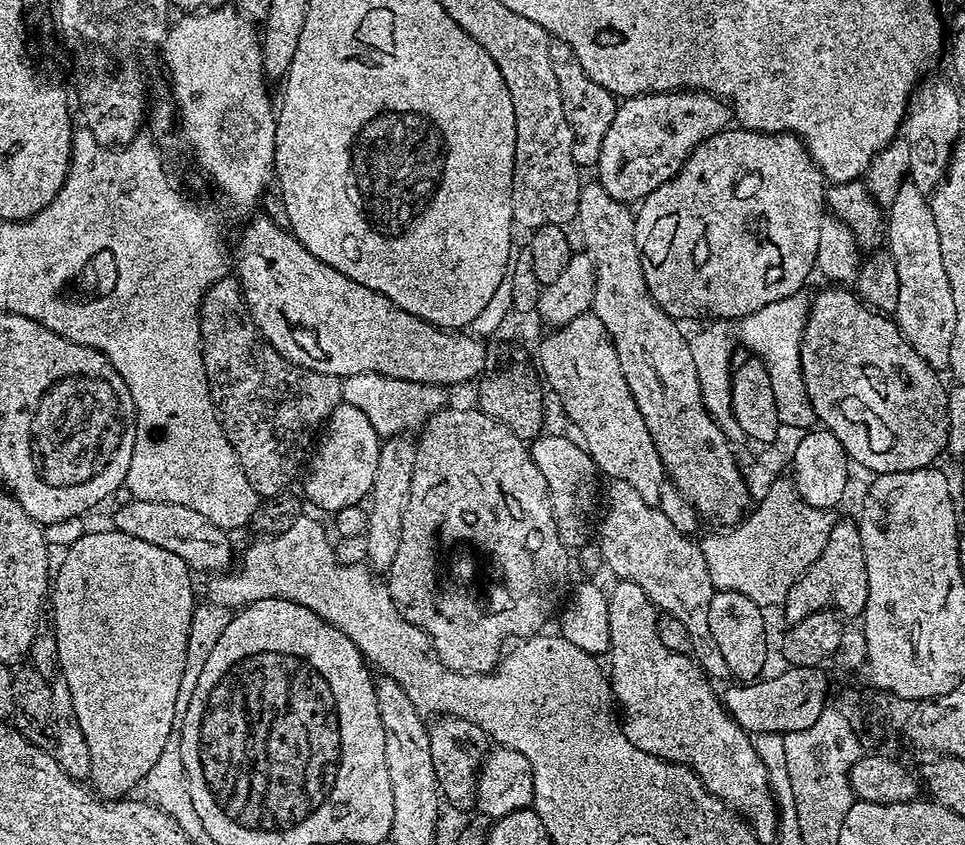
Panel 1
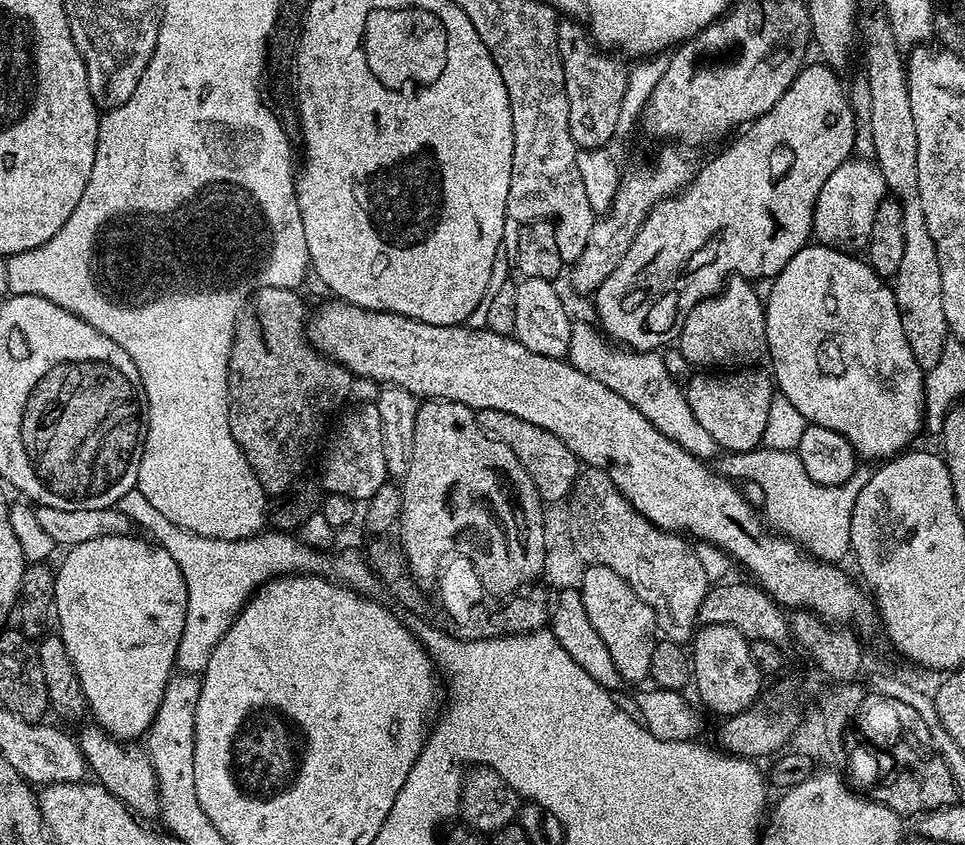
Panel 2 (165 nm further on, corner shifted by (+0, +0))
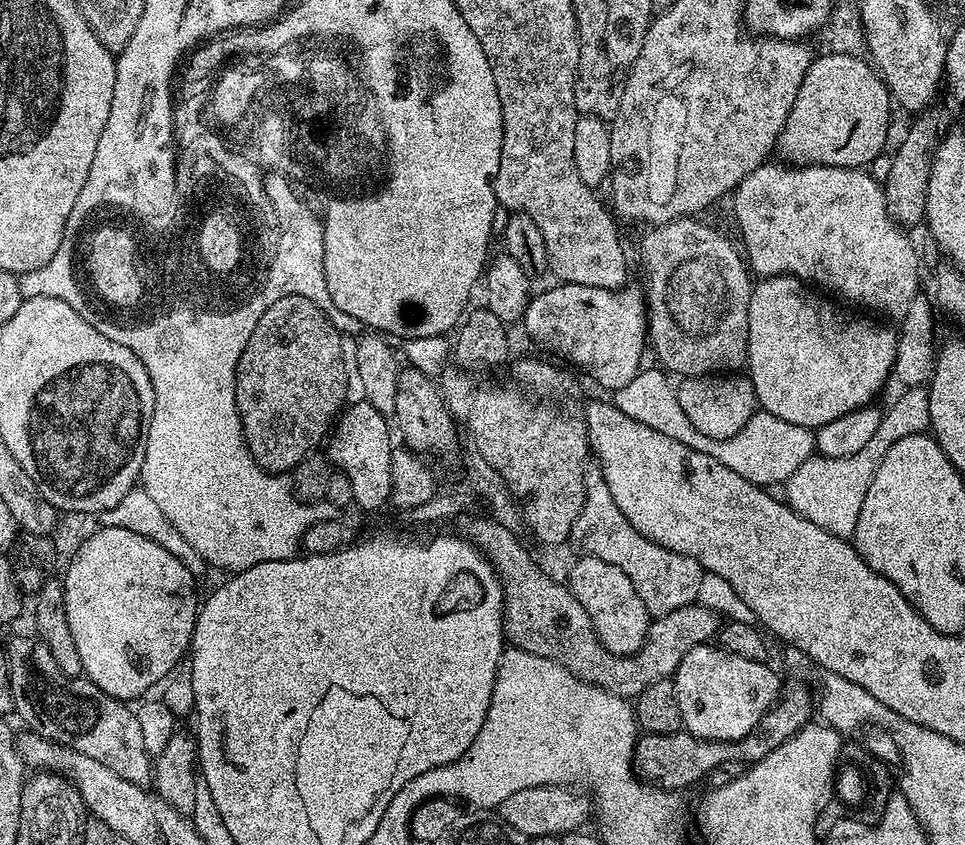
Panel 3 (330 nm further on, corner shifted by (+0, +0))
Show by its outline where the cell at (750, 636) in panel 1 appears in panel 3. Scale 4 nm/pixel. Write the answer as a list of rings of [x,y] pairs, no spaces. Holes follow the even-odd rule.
[[[712,642],[694,646],[682,658],[674,677],[683,731],[714,742],[746,738],[780,698],[782,683],[768,666],[762,660],[730,654]]]

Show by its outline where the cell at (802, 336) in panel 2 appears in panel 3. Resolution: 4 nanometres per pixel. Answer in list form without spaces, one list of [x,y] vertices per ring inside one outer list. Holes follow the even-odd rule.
[[[765,276],[757,279],[752,285],[752,293],[750,294],[746,376],[753,384],[756,403],[763,411],[774,414],[774,418],[782,418],[782,422],[794,422],[794,426],[806,426],[813,430],[821,428],[826,422],[834,422],[834,418],[842,418],[842,414],[850,414],[856,408],[871,405],[875,401],[872,399],[883,390],[884,383],[890,380],[894,358],[896,357],[896,332],[893,329],[888,329],[887,326],[889,327],[889,325],[887,323],[881,322],[868,314],[851,316],[847,312],[847,310],[849,311],[847,307],[841,306],[839,303],[836,303],[837,305],[831,304],[827,298],[829,299],[827,295],[813,290],[805,281],[798,279],[797,276]]]

